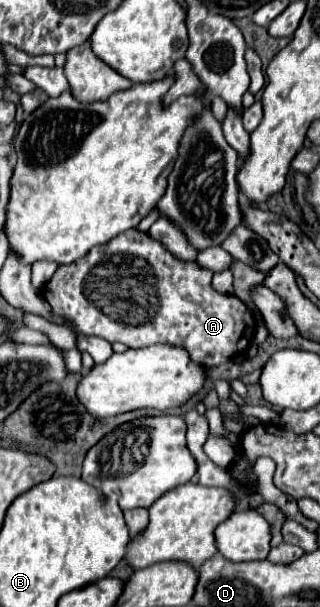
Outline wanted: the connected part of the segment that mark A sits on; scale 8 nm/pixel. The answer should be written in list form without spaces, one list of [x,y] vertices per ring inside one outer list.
[[[137,228],[125,230],[103,246],[93,246],[83,258],[61,264],[41,294],[53,314],[65,318],[73,330],[85,336],[101,336],[109,342],[123,342],[129,348],[145,348],[153,344],[183,346],[195,364],[205,368],[219,366],[229,358],[245,352],[251,344],[255,318],[245,304],[231,294],[221,294],[211,286],[213,272],[197,262],[181,262],[159,240]]]

